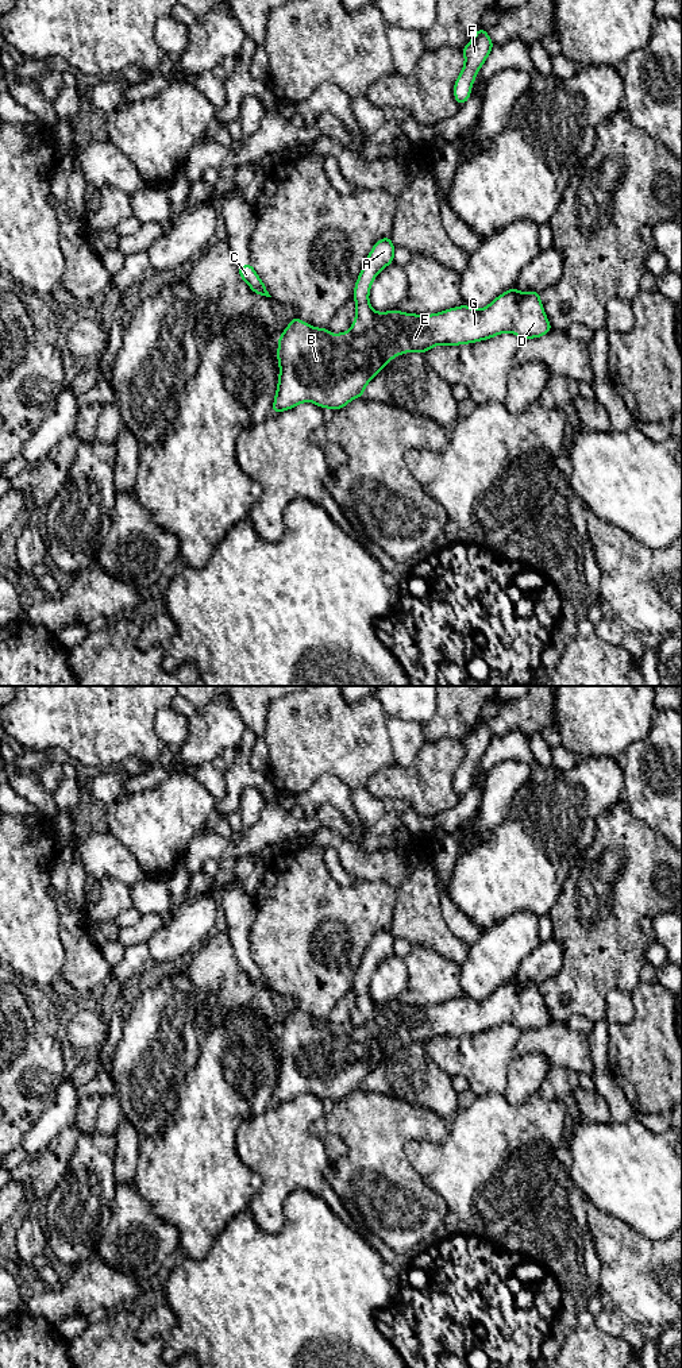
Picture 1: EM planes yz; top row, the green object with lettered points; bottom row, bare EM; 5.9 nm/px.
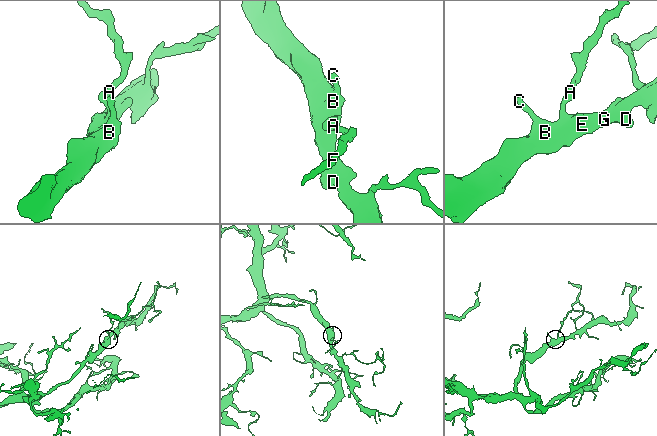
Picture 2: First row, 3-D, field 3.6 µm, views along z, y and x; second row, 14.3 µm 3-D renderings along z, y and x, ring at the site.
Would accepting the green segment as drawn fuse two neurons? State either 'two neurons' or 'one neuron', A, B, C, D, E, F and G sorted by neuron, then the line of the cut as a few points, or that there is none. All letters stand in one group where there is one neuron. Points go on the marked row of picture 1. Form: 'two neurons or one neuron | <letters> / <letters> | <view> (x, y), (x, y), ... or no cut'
one neuron | A B C D E F G | no cut

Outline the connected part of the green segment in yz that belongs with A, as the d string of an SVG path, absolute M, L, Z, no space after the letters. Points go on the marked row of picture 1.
M386 236L373 246L366 258L354 288L357 311L348 332L334 335L327 328L315 328L304 323L300 317L289 321L288 328L278 338L280 377L271 413L292 409L305 401L315 402L321 409L338 411L351 400L363 397L365 386L400 354L409 351L424 354L439 344L475 343L502 332L512 332L521 340L528 340L552 330L540 302L540 293L520 293L516 288L496 297L483 309L463 304L425 316L397 309L375 312L369 304L369 292L375 275L394 261L394 248L390 236Z

